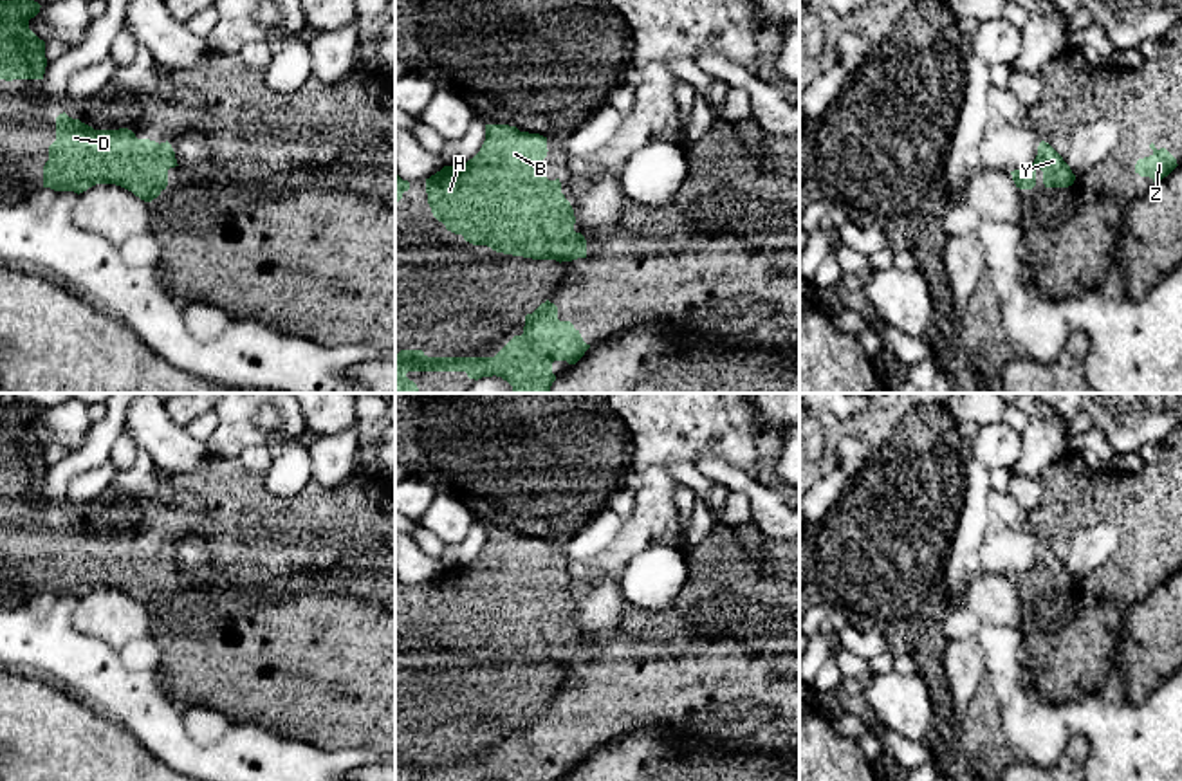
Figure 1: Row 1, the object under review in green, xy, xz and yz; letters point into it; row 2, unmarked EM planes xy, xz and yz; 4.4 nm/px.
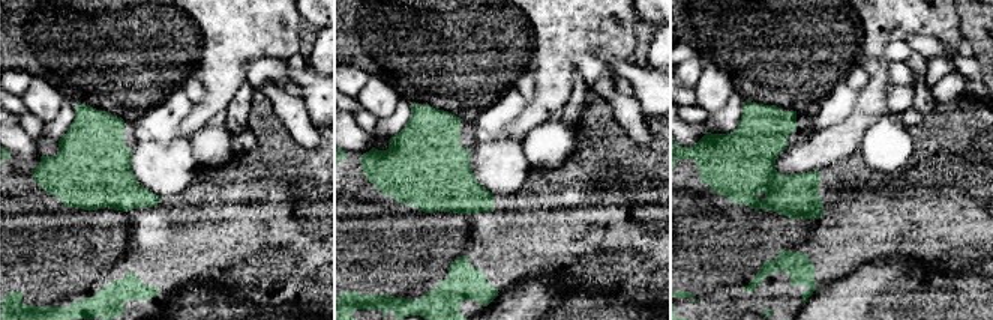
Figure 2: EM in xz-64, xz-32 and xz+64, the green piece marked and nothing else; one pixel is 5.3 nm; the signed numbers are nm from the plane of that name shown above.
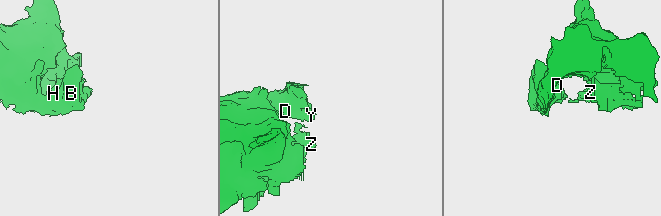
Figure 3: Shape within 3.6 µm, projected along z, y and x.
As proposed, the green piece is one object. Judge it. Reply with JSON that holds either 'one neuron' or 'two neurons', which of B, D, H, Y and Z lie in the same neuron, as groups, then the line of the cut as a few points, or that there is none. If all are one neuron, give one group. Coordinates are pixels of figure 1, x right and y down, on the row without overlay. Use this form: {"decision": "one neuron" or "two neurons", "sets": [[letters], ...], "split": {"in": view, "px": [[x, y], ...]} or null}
{"decision": "one neuron", "sets": [["B", "D", "H", "Y", "Z"]], "split": null}

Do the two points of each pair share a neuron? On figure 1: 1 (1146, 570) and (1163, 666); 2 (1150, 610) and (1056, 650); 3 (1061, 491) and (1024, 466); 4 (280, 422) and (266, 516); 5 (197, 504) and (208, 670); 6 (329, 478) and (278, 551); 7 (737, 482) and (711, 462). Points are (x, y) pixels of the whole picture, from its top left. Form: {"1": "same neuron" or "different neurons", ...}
{"1": "different neurons", "2": "different neurons", "3": "different neurons", "4": "different neurons", "5": "different neurons", "6": "different neurons", "7": "different neurons"}

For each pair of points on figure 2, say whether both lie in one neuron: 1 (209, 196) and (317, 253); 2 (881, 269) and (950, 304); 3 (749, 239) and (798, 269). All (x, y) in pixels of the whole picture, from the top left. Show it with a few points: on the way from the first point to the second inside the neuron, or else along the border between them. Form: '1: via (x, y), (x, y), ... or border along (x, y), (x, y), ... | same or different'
1: via (236, 220), (269, 250), (290, 251) | same
2: via (897, 286), (912, 301), (933, 301) | same
3: via (761, 251), (779, 269), (786, 269) | same

